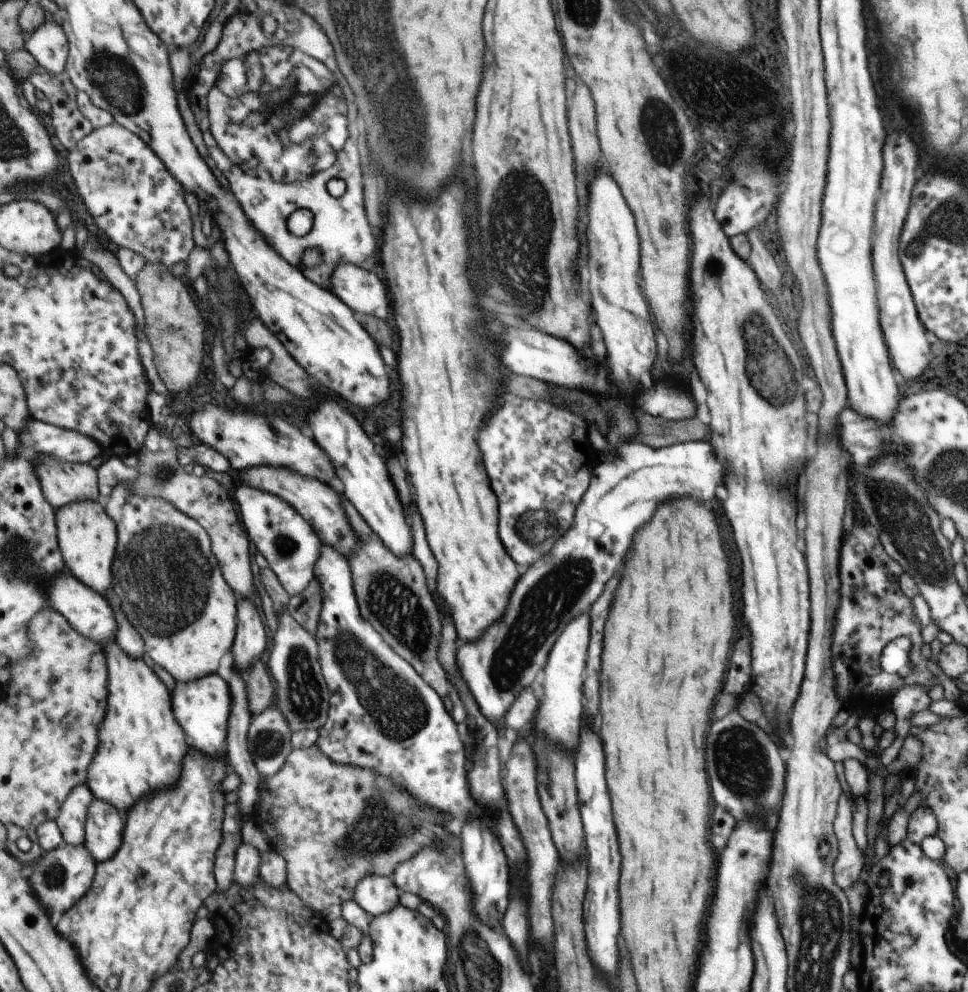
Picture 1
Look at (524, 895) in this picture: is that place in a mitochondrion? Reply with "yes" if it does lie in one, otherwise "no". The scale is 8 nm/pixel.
no

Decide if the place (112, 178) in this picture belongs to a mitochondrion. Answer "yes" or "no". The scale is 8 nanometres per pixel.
yes

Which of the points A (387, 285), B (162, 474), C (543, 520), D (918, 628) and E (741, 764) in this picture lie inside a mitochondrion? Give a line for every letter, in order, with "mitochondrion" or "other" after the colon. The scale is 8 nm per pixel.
A: other
B: mitochondrion
C: mitochondrion
D: other
E: mitochondrion

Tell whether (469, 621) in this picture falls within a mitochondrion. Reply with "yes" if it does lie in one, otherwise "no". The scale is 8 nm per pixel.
no

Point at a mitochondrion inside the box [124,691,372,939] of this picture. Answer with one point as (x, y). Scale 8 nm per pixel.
(268, 743)

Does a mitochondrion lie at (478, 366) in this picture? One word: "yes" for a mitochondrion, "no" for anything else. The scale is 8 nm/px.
yes

